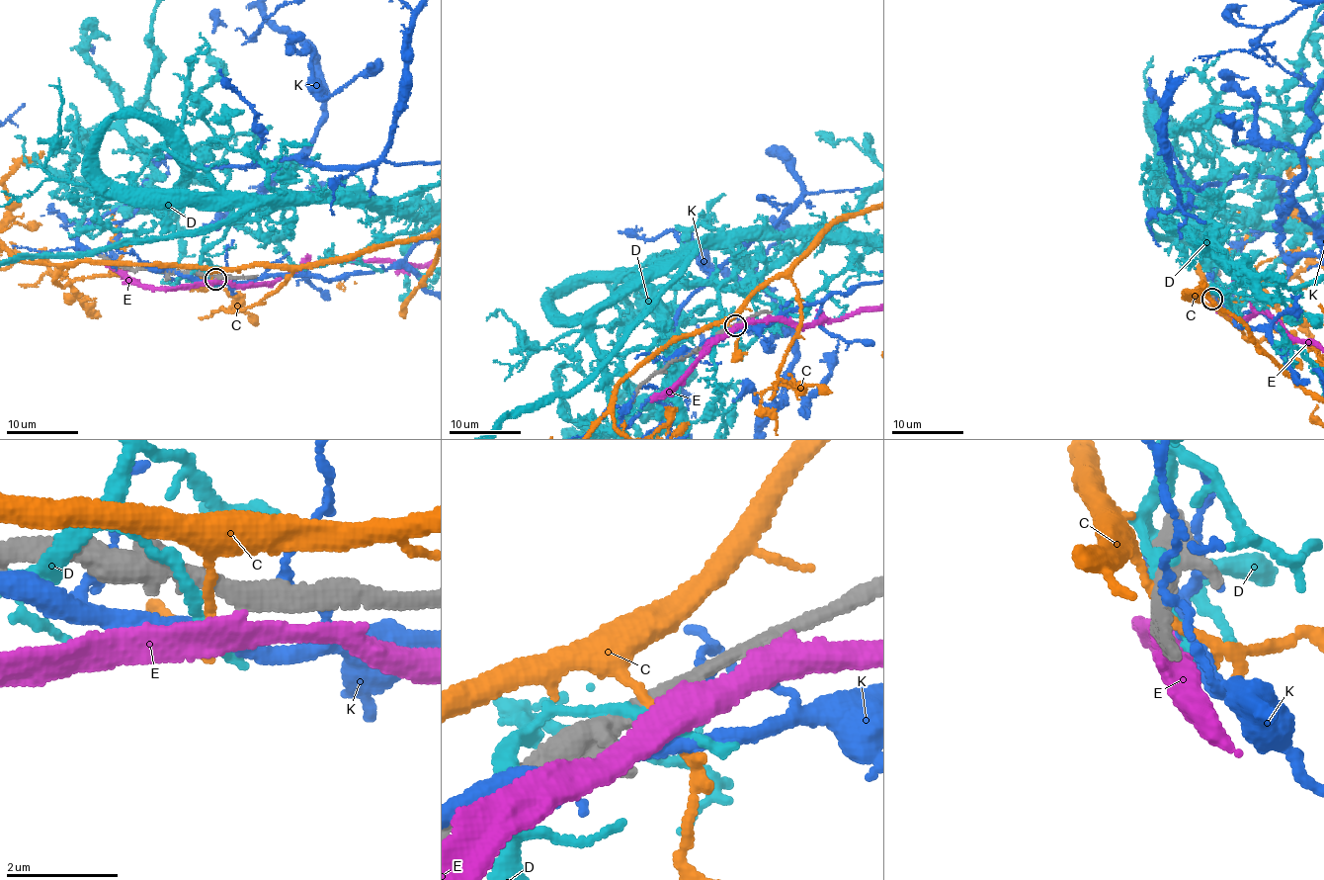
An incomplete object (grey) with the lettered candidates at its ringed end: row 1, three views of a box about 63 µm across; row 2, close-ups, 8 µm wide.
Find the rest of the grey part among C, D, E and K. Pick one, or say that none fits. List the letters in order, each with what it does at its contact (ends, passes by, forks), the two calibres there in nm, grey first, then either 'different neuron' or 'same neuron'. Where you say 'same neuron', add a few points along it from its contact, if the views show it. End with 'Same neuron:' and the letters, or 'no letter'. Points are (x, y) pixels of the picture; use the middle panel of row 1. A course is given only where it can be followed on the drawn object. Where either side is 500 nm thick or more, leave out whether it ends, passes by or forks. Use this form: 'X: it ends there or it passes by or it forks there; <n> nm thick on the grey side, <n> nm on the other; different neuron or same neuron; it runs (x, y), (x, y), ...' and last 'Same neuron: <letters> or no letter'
C: it passes by; 300 nm thick on the grey side, 170 nm on the other; different neuron
D: it passes by; 400 nm thick on the grey side, 190 nm on the other; different neuron
E: it passes by; 280 nm thick on the grey side, 320 nm on the other; same neuron
K: it passes by; 280 nm thick on the grey side, 110 nm on the other; different neuron
Same neuron: E

